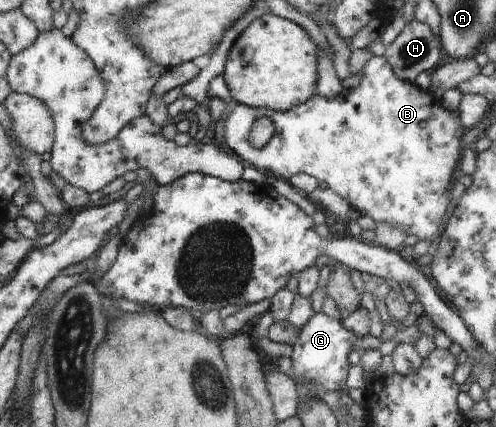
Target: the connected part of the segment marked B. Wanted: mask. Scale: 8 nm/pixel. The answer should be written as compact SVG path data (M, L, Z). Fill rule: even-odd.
M373 55L359 75L362 80L359 88L343 90L331 98L316 92L307 102L285 112L236 103L225 122L225 142L240 160L247 160L275 178L286 180L299 173L313 175L345 198L361 215L368 214L377 223L398 226L406 236L413 234L419 241L433 241L439 234L441 219L451 200L454 186L451 176L457 162L461 162L459 147L465 139L458 110L445 109L429 89L422 90L414 83L397 78L384 56ZM262 116L273 121L275 132L262 149L257 149L250 143L248 134L253 123Z

